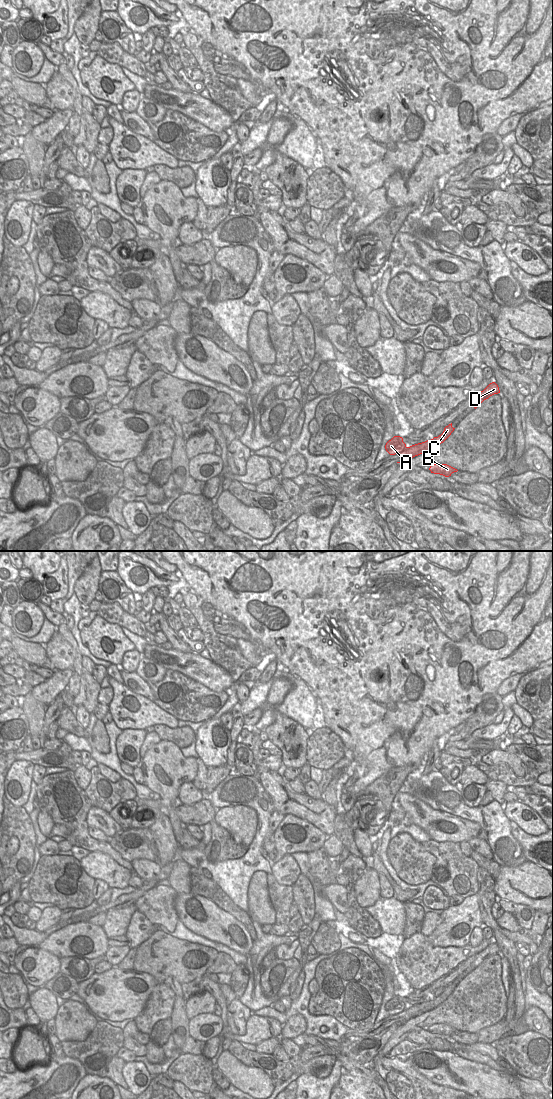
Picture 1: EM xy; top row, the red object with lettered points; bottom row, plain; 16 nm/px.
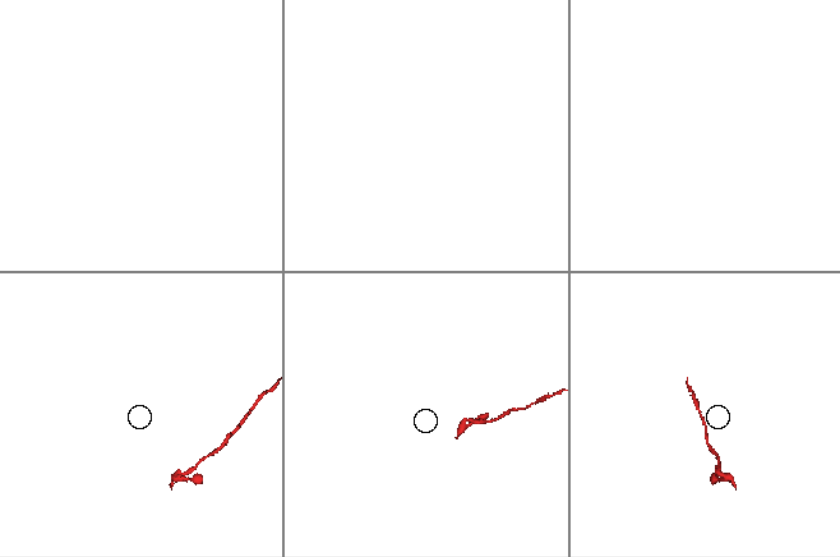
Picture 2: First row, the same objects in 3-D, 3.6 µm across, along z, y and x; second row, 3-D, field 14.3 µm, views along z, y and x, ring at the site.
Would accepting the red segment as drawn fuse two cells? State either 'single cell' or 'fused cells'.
fused cells

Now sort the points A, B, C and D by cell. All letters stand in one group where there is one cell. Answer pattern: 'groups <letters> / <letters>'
groups A B / C D

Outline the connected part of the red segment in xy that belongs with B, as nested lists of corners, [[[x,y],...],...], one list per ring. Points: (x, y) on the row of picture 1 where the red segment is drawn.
[[[433,464],[430,466],[429,470],[431,473],[440,474],[445,477],[451,476],[452,473],[457,472],[458,470],[447,465],[447,464]]]

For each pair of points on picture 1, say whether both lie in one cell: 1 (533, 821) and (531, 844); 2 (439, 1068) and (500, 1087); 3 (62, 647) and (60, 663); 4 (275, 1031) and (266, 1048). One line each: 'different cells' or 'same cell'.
1: different cells
2: same cell
3: same cell
4: different cells

